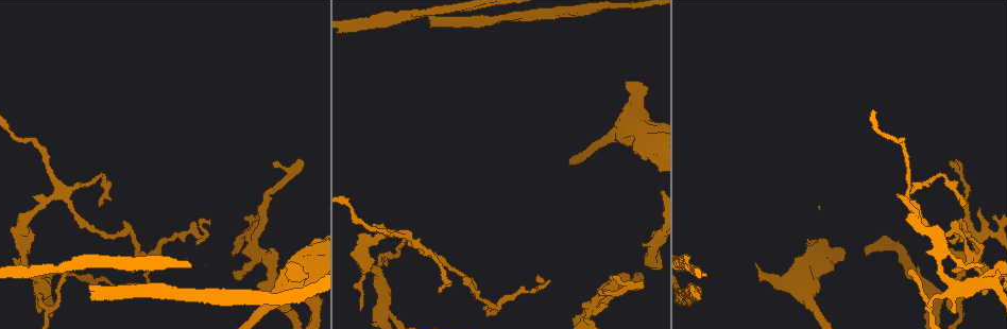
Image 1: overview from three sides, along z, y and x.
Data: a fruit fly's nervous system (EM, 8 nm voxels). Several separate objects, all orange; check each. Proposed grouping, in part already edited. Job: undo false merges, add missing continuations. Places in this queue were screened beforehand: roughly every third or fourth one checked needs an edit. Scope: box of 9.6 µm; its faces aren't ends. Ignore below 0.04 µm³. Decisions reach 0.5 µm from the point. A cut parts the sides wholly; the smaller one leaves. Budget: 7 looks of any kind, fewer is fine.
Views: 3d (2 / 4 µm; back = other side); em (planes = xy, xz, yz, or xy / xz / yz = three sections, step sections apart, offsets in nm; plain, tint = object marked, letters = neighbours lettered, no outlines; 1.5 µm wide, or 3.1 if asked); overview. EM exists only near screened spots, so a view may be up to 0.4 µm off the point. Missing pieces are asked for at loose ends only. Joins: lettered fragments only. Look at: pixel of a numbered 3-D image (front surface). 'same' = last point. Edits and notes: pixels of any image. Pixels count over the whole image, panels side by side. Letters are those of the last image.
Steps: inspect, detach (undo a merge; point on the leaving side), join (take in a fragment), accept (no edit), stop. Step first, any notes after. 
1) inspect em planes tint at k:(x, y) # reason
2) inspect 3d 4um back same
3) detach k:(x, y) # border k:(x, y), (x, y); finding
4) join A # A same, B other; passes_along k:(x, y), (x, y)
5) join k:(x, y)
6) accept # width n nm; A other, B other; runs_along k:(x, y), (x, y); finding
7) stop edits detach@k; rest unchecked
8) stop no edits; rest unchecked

inspect 3d 4um at 1:(628, 83) # branch stops here

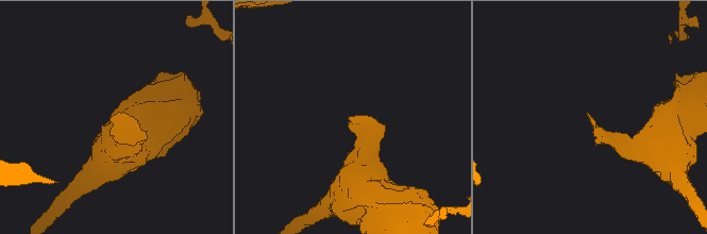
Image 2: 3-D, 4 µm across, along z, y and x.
inspect em planes letters at 2:(354, 116)

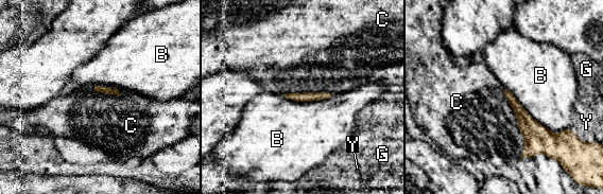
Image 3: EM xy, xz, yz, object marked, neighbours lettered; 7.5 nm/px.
join C # B other, C same, G other, Y other; passes_along 3:(538, 140), (517, 124), (484, 121); it goes on there

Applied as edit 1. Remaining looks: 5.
inspect em planes plain at 1:(89, 291) # long arm stops here

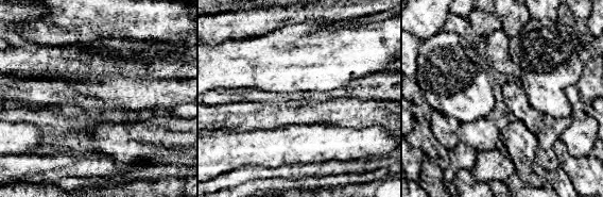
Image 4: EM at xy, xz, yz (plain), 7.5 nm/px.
inspect em planes tint same

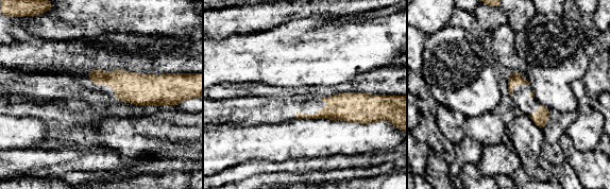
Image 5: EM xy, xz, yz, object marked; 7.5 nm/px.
inspect em planes letters same # what lies round it

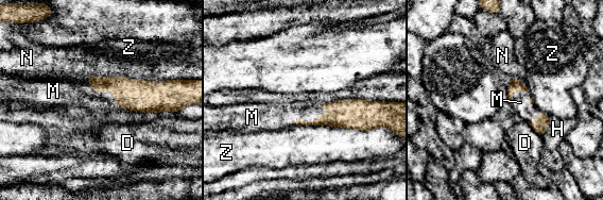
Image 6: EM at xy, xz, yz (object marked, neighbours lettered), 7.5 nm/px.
join M # D other, H other, M same, N other, Z other; the neuron continues

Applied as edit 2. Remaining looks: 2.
stop edits join@3, join@6; rest unchecked

